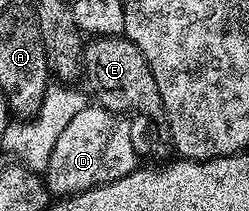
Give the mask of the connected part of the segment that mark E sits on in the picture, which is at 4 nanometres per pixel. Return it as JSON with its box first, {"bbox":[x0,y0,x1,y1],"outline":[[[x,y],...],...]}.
{"bbox":[83,36,171,153],"outline":[[[97,36],[86,41],[83,49],[83,71],[86,87],[93,93],[100,105],[117,112],[131,121],[131,137],[140,153],[159,152],[171,142],[171,131],[167,115],[145,54],[133,46],[126,36]]]}

